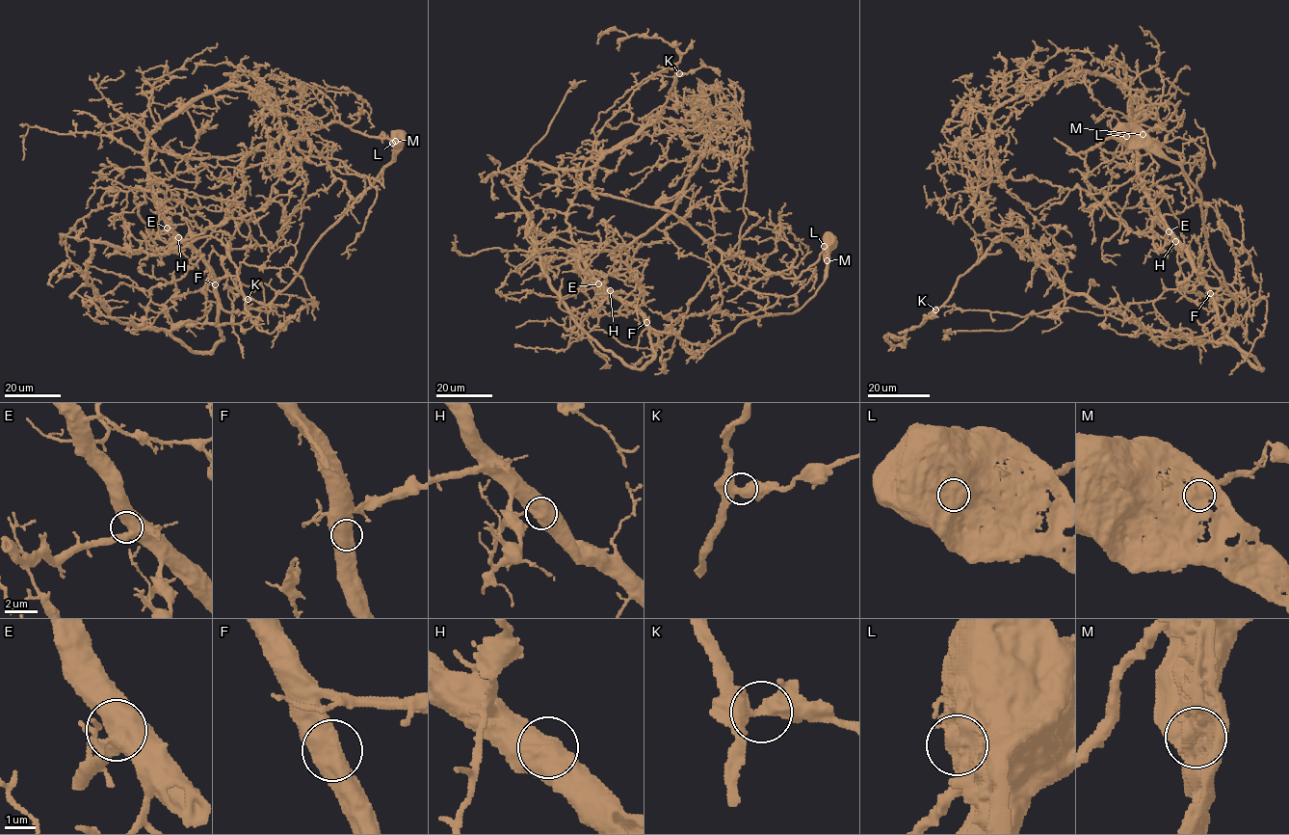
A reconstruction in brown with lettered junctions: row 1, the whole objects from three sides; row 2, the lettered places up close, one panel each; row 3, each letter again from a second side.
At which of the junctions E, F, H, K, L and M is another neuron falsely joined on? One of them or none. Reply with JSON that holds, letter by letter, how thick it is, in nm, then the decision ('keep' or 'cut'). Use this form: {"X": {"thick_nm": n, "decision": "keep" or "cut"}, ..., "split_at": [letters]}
{"E": {"thick_nm": 600, "decision": "keep"}, "F": {"thick_nm": 700, "decision": "keep"}, "H": {"thick_nm": 1000, "decision": "keep"}, "K": {"thick_nm": 500, "decision": "keep"}, "L": {"thick_nm": 950, "decision": "cut"}, "M": {"thick_nm": 700, "decision": "keep"}, "split_at": ["L"]}

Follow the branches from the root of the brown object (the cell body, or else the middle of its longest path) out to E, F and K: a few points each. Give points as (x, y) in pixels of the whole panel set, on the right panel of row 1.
E: (1121, 131), (1158, 147), (1200, 194), (1209, 255), (1238, 303), (1232, 320), (1222, 324), (1209, 286), (1169, 231)
F: (1121, 131), (1158, 147), (1180, 166), (1200, 194), (1209, 255), (1238, 303), (1232, 320), (1222, 324), (1210, 293)
K: (1121, 131), (1200, 194), (1238, 303), (1221, 327), (1262, 368), (1231, 344), (1140, 327), (1001, 239), (935, 309)

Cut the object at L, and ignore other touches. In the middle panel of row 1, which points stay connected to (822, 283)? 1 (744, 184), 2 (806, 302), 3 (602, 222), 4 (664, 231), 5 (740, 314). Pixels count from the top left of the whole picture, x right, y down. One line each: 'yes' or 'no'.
1: yes
2: yes
3: yes
4: yes
5: no

